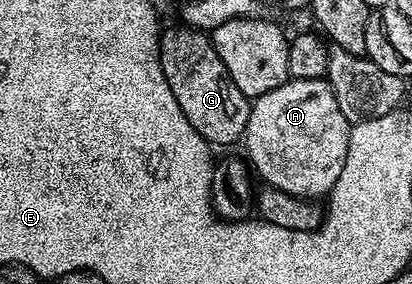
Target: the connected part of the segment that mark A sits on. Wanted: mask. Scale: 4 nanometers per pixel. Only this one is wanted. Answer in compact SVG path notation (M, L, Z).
M327 79L323 80L289 80L284 83L282 86L278 86L274 90L270 90L266 94L255 97L251 101L252 109L250 110L250 118L246 122L246 130L244 131L242 137L242 145L248 151L247 159L250 161L252 159L251 167L254 169L256 167L256 172L258 175L264 179L263 183L270 188L277 188L282 190L290 196L298 196L302 200L311 200L315 201L316 196L321 196L321 198L327 197L332 187L338 181L338 176L342 171L342 166L345 165L346 154L347 154L347 142L348 142L348 133L350 125L348 119L342 114L342 110L338 110L338 98L334 98L334 90L328 84Z

